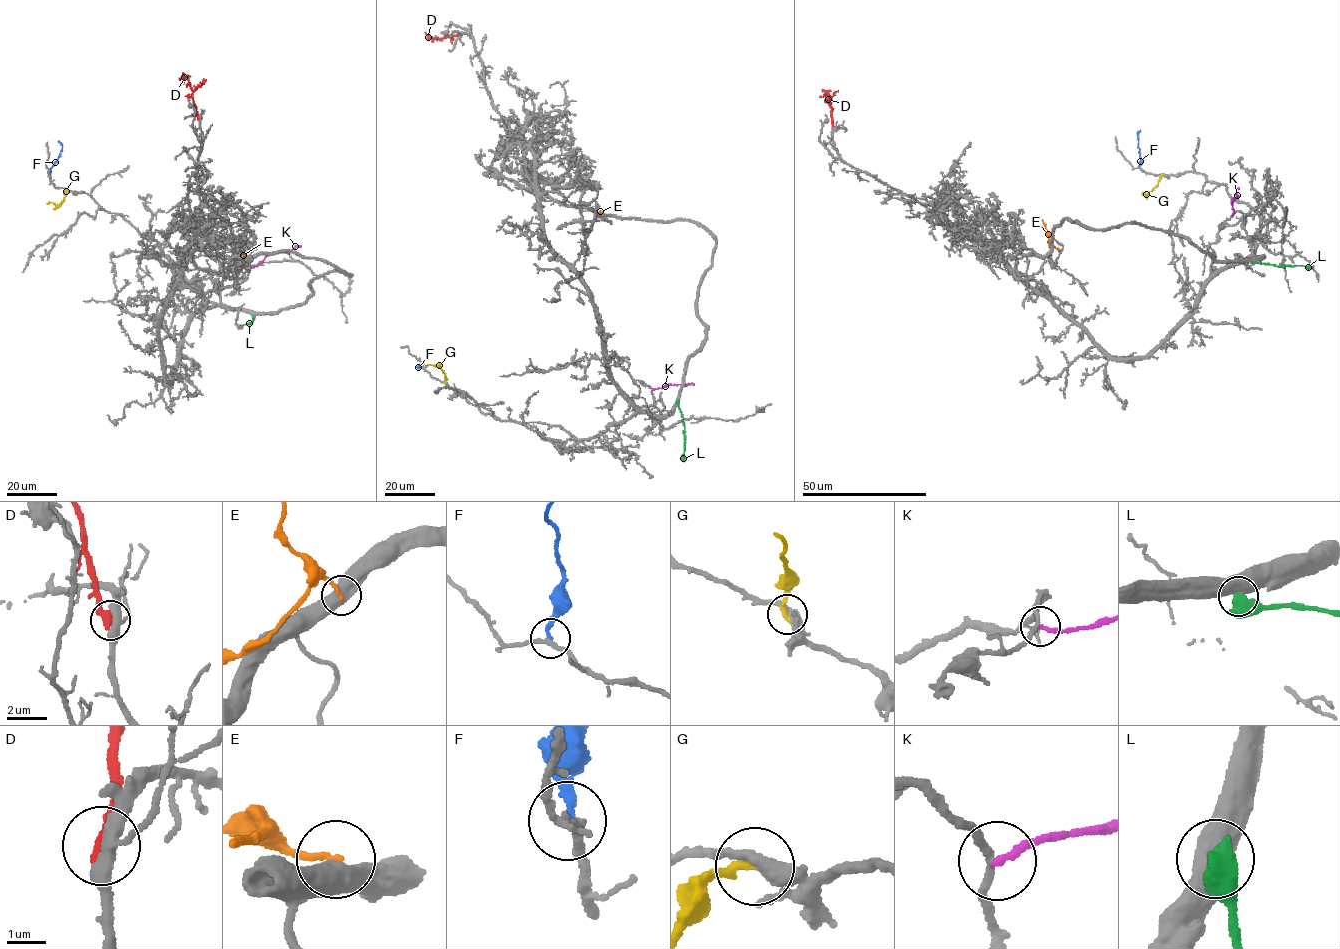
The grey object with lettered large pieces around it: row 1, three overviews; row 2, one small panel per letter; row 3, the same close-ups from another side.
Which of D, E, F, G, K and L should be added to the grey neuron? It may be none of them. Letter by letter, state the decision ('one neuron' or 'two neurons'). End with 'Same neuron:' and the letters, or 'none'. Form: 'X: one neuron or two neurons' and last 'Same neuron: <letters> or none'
D: one neuron
E: two neurons
F: one neuron
G: two neurons
K: two neurons
L: two neurons
Same neuron: D, F

